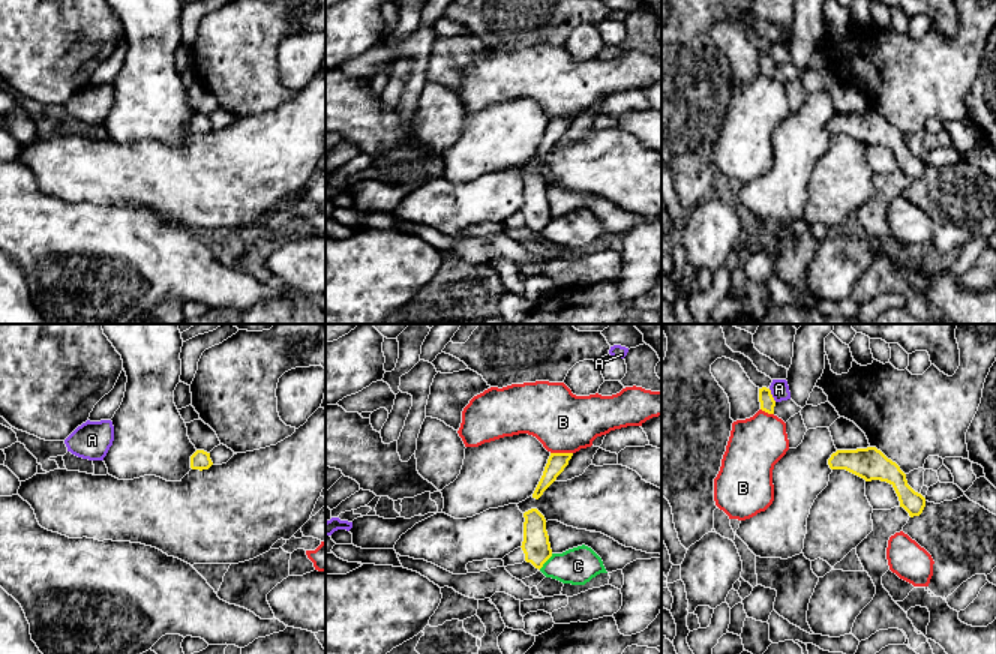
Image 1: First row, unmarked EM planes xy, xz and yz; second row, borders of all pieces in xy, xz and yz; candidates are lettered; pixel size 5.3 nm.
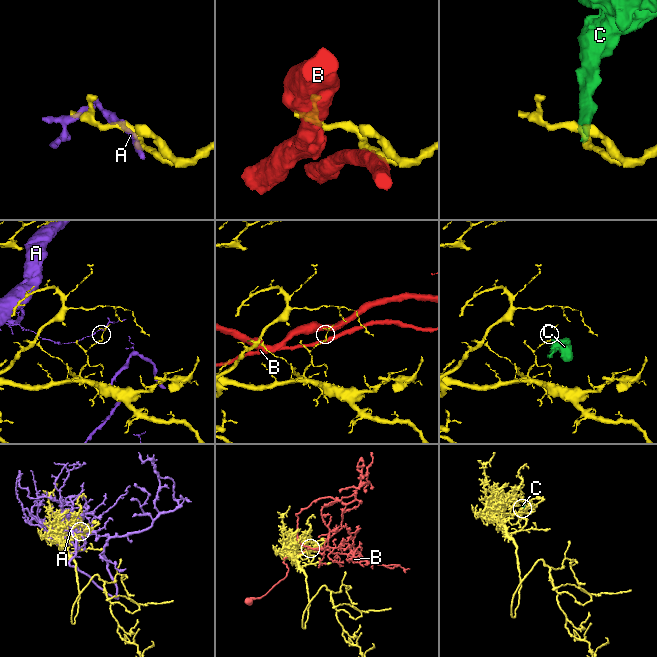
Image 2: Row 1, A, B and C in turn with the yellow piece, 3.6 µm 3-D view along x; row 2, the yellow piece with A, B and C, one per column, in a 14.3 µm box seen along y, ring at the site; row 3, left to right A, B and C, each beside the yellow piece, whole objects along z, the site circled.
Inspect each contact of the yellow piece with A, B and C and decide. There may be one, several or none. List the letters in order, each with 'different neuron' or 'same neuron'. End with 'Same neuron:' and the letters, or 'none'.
A: different neuron
B: different neuron
C: different neuron
Same neuron: none

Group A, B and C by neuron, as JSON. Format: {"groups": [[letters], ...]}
{"groups": [["A"], ["B"], ["C"]]}

